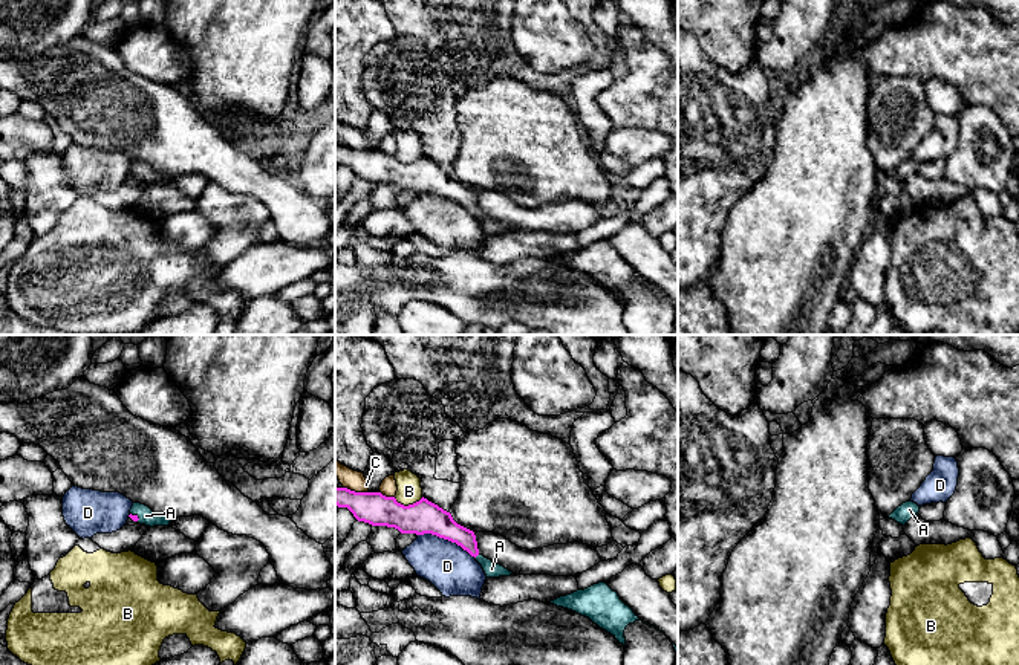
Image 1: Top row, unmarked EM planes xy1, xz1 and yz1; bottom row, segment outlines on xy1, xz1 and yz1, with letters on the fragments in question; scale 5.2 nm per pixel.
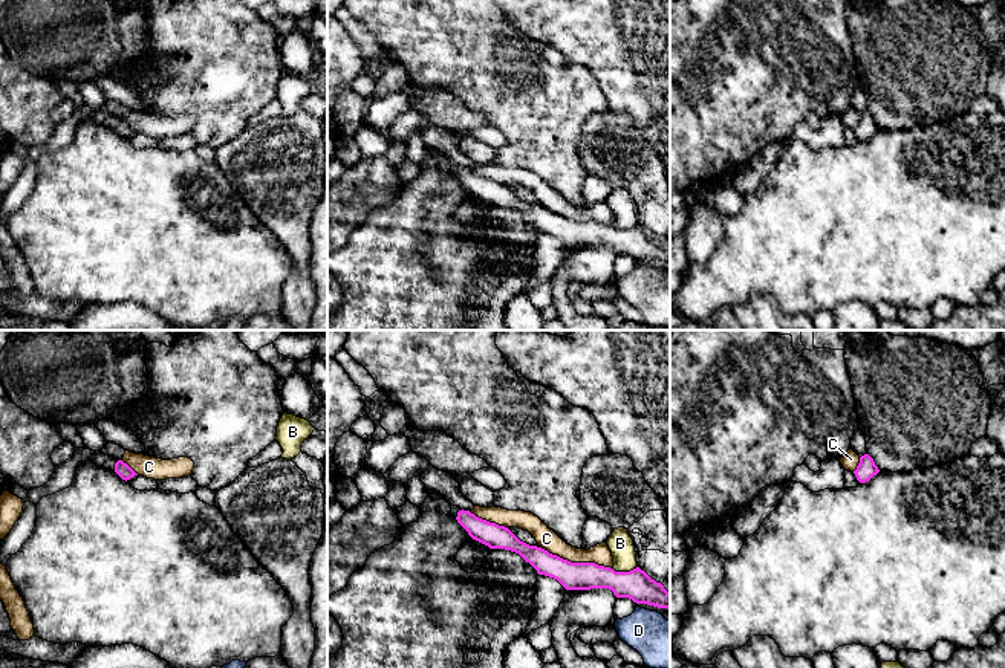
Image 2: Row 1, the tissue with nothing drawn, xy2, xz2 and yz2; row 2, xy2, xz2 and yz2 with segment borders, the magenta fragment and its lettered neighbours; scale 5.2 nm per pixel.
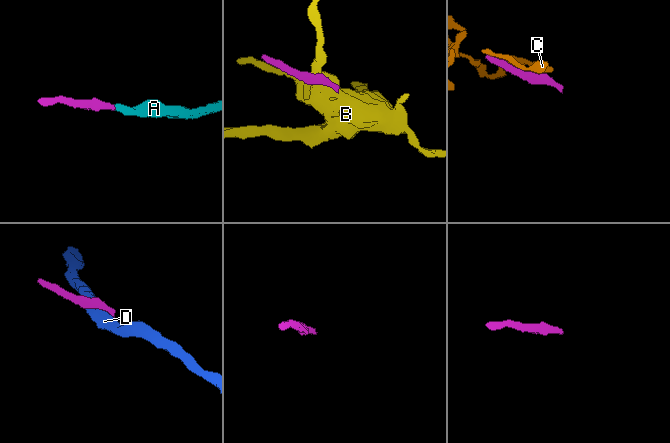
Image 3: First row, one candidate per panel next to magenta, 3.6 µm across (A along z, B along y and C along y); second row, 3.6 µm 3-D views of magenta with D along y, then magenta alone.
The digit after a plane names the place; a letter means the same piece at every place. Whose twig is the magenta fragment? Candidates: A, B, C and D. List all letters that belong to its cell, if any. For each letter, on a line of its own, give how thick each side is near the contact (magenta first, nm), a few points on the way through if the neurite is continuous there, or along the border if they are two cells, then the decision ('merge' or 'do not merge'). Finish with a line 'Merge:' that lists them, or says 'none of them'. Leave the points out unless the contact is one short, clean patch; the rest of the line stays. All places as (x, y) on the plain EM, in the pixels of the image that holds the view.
A: 140/80 nm | across xz1 (441, 181), (455, 190), (476, 213), (491, 227) | merge
B: 180/130 nm | along xz1 (393, 155), (404, 162), (412, 162), (423, 155) | do not merge
C: 140/110 nm | do not merge
D: 180/240 nm | along xz1 (418, 191), (435, 191), (455, 199), (475, 216) | do not merge
Merge: A

